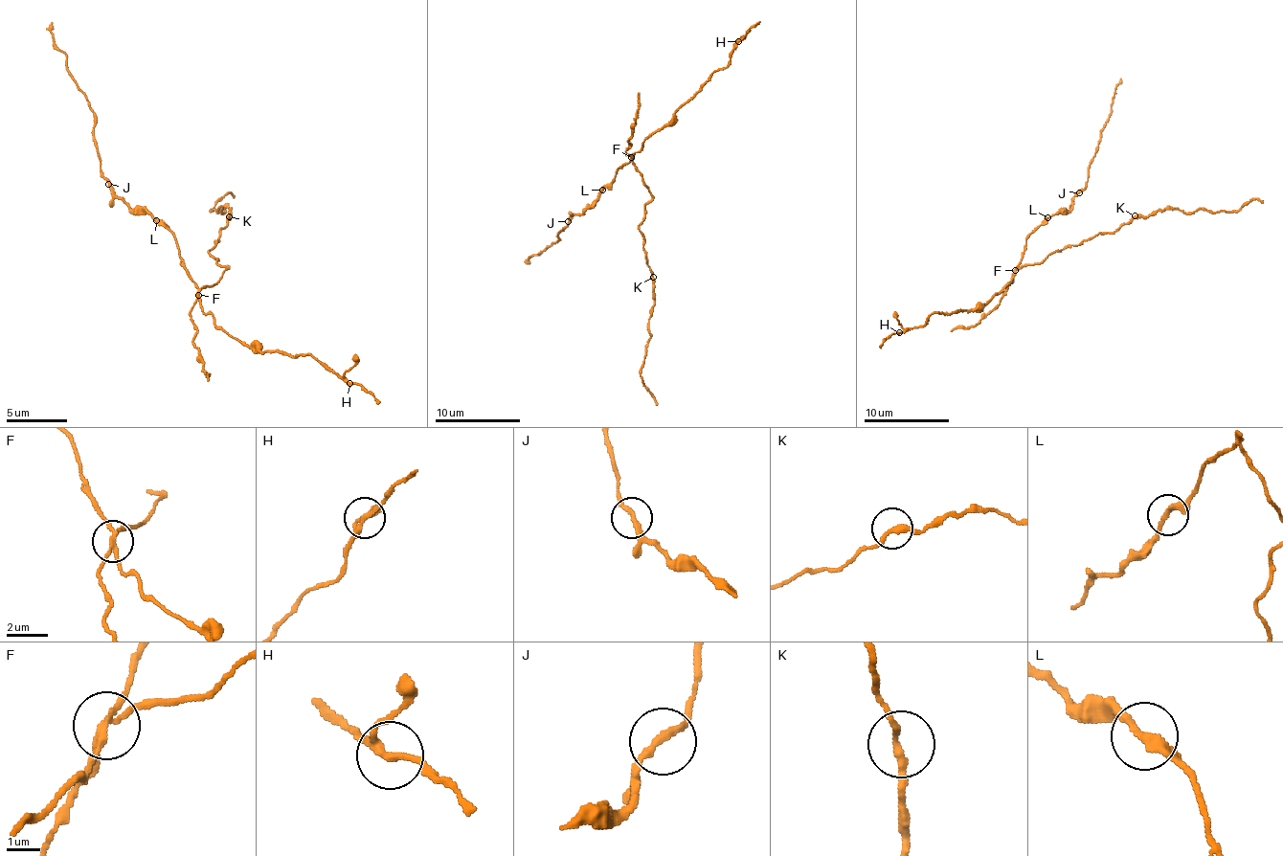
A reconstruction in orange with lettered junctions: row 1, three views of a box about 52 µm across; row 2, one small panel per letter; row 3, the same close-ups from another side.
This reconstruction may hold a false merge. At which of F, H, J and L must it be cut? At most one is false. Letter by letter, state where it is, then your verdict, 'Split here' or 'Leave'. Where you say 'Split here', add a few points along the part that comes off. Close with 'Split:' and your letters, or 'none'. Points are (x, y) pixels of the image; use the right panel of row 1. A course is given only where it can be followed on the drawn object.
F: Place: (1015, 270). Split here. Course of the part to remove: (1016, 271), (1098, 233), (1114, 233), (1135, 217), (1147, 217), (1166, 210), (1236, 212), (1253, 199), (1262, 203)
H: Place: (899, 332). Leave
J: Place: (1079, 192). Leave
L: Place: (1047, 217). Leave
Split: F

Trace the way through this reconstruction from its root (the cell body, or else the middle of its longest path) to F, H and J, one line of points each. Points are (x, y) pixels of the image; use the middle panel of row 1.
F: (641, 172), (632, 158)
H: (641, 172), (632, 156), (649, 137), (672, 120), (672, 116), (714, 71), (728, 64), (730, 52), (738, 41)
J: (641, 172), (630, 162), (623, 165), (602, 191), (568, 221)

